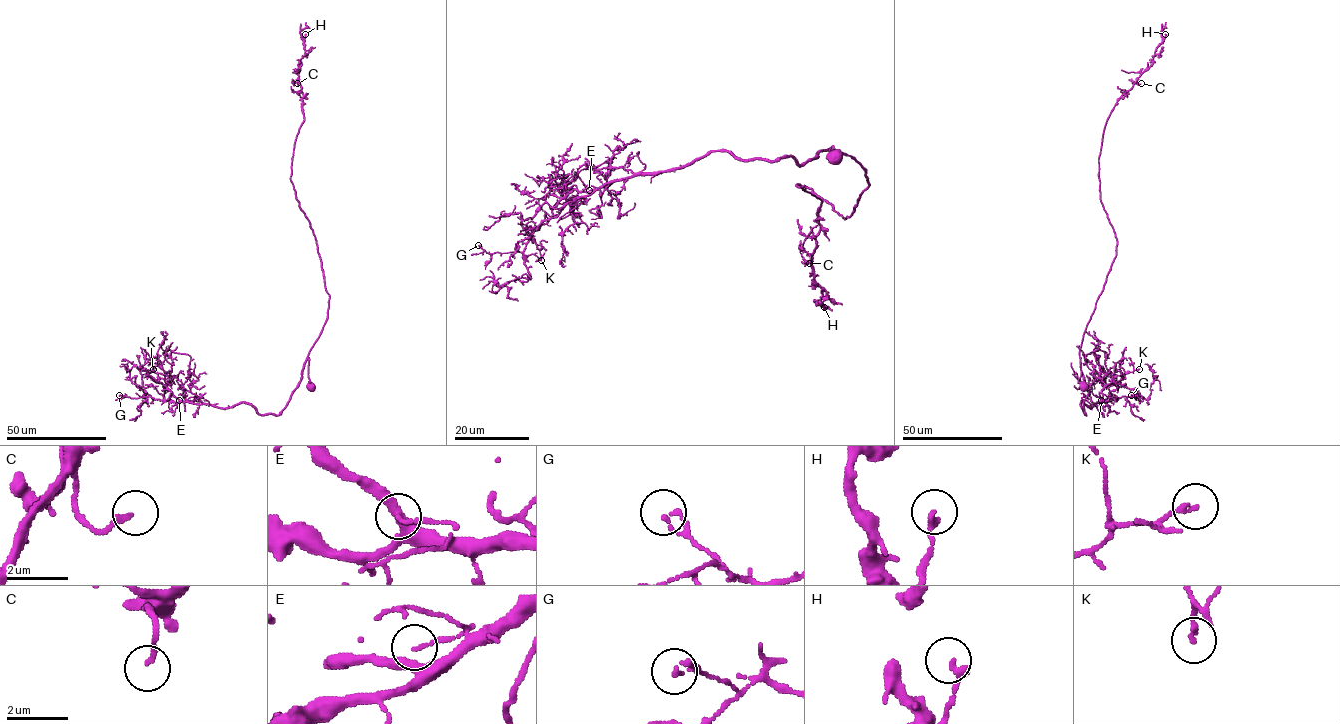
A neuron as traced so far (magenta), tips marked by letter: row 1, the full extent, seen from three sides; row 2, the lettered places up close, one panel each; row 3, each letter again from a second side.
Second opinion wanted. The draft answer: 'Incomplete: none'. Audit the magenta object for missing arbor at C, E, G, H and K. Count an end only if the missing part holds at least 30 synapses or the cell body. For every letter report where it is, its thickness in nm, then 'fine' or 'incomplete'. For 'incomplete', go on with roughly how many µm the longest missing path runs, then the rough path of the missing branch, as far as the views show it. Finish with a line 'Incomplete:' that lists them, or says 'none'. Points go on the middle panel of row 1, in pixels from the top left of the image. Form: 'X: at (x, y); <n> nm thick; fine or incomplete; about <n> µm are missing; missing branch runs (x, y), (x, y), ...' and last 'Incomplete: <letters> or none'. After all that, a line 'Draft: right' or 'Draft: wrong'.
C: at (809, 263); 160 nm thick; fine
E: at (589, 190); 110 nm thick; fine
G: at (478, 245); 150 nm thick; fine
H: at (824, 307); 240 nm thick; fine
K: at (541, 260); 150 nm thick; fine
Incomplete: none
Draft: right

